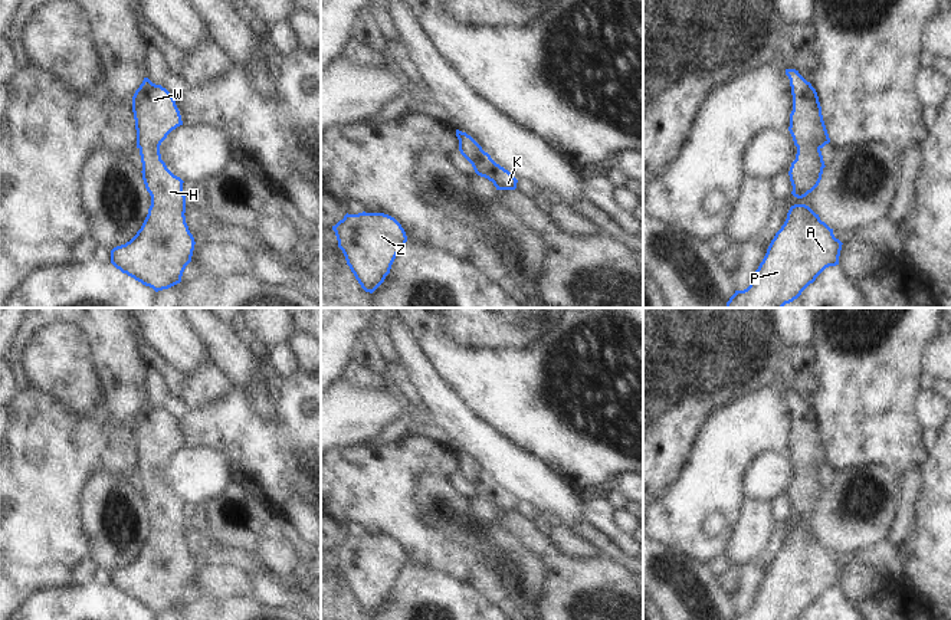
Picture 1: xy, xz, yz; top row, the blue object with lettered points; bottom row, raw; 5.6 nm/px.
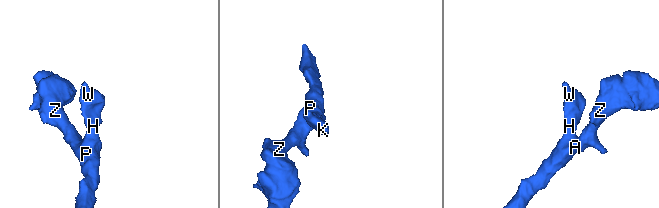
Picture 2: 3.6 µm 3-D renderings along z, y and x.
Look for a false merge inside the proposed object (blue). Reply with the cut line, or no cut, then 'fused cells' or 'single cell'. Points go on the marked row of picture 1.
no cut; single cell

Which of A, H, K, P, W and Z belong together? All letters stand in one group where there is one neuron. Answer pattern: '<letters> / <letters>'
A H K P W Z

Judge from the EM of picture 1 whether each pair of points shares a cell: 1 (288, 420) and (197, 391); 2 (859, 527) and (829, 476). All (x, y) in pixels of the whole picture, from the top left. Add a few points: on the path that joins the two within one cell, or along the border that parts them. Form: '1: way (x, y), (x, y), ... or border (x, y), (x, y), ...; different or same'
1: border (230, 384), (220, 394), (186, 409); different
2: border (839, 473), (835, 484), (826, 489); different

